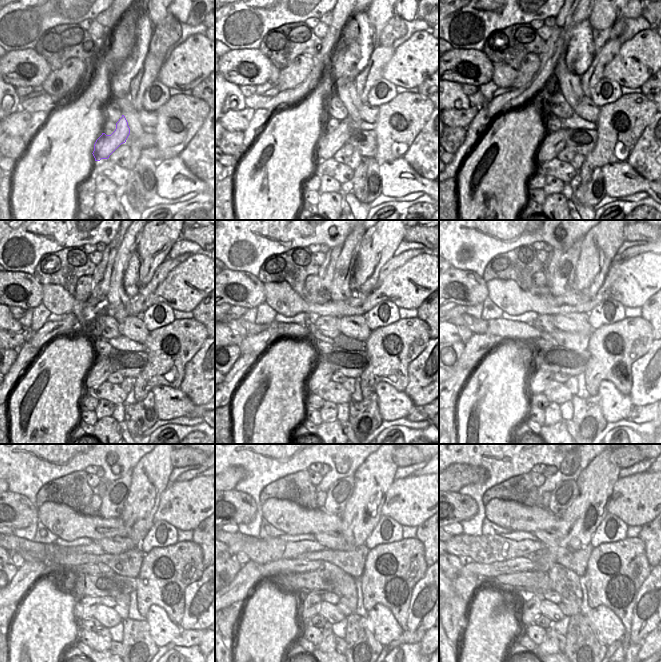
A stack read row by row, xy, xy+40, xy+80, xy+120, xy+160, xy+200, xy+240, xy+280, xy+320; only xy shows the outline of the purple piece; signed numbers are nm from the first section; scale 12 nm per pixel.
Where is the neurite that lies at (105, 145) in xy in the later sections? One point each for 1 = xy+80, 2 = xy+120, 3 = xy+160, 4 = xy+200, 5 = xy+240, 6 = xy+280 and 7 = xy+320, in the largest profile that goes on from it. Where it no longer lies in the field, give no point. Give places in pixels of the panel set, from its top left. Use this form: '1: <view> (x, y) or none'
1: xy+80 (552, 144)
2: xy+120 (98, 373)
3: xy+160 (320, 377)
4: xy+200 (536, 381)
5: xy+240 (87, 605)
6: xy+280 (309, 605)
7: xy+320 (526, 616)

